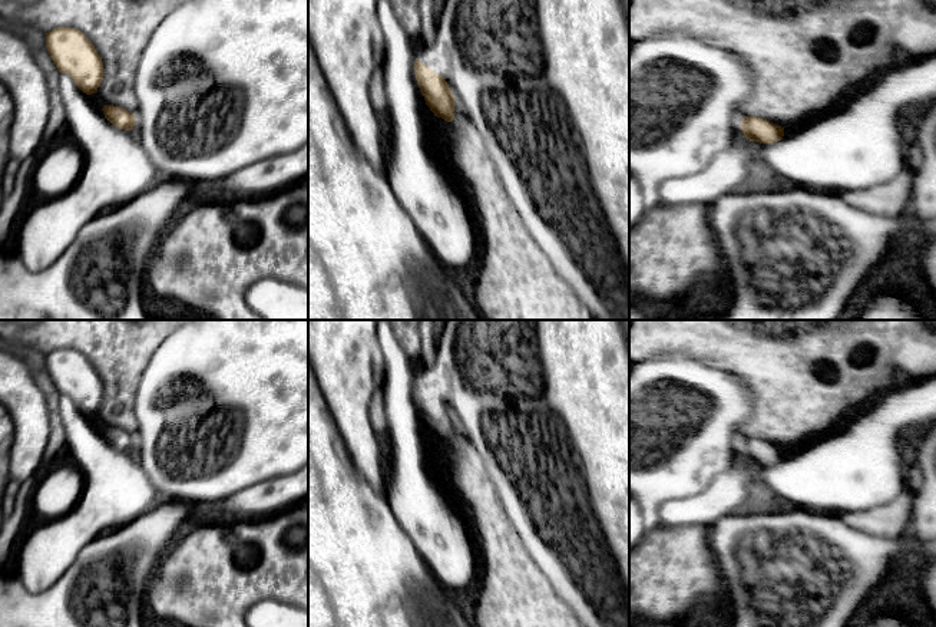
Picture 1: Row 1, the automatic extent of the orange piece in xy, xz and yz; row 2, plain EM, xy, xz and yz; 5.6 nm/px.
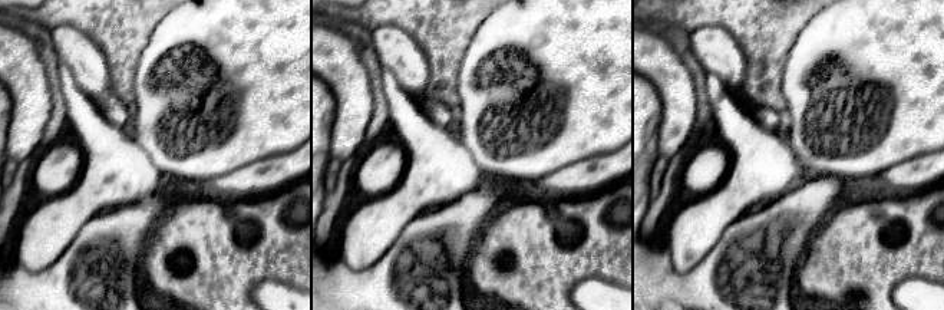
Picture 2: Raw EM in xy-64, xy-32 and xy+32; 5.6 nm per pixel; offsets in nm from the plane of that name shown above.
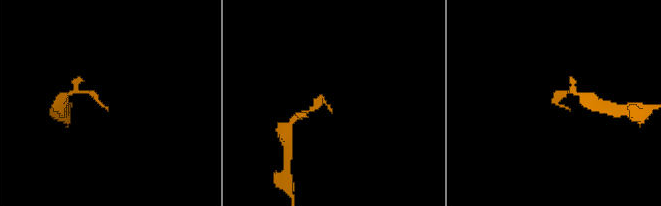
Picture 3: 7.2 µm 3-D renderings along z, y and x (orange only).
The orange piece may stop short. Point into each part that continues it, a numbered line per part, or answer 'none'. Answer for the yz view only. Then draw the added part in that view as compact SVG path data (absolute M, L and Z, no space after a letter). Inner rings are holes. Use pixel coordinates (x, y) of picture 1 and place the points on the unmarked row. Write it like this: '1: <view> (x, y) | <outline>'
1: yz (684, 418) | M672 354L629 364L629 496L642 508L644 532L659 525L659 506L664 502L702 492L717 475L745 461L740 428L753 410L754 399L737 376L697 359Z

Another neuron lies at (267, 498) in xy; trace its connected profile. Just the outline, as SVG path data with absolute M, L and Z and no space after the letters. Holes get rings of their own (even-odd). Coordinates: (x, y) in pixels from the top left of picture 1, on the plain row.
M308 463L285 476L262 481L221 501L231 519L268 518L301 504L308 495Z

